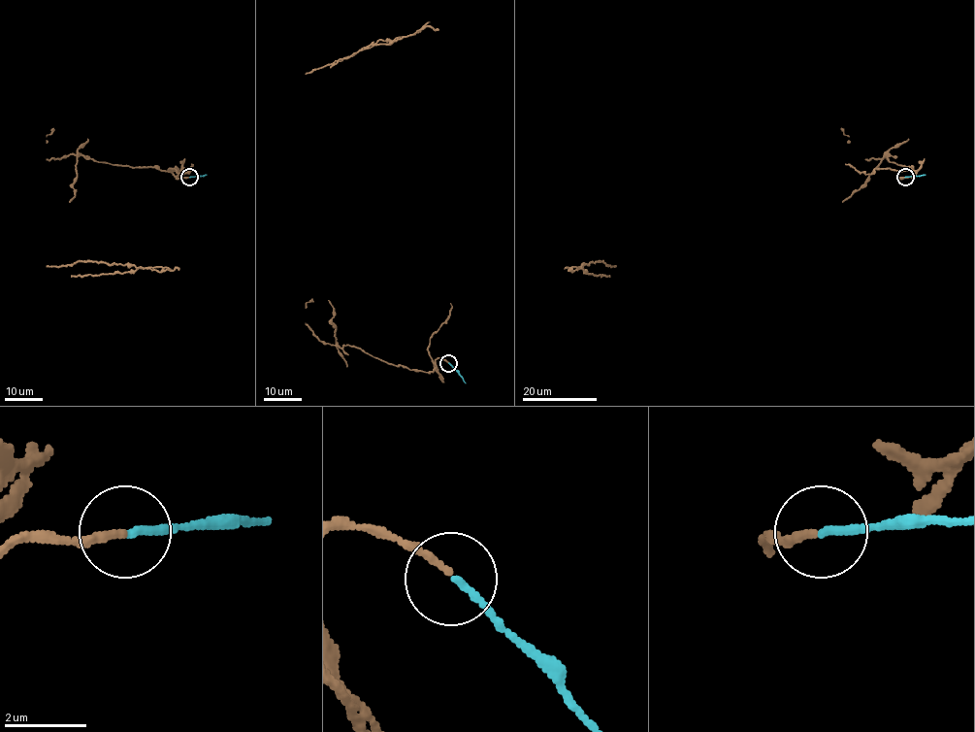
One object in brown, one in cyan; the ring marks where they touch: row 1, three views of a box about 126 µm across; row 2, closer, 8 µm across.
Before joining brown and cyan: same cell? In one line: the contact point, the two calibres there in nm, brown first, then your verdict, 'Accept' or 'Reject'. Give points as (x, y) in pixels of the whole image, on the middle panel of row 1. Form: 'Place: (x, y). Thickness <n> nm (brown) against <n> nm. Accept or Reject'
Place: (448, 363). Thickness 170 nm (brown) against 170 nm. Reject

